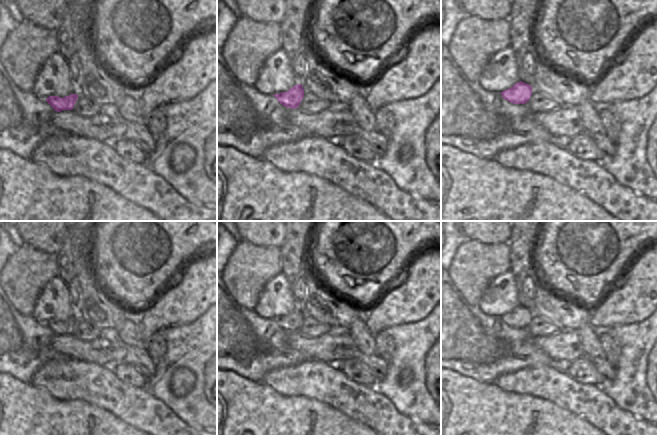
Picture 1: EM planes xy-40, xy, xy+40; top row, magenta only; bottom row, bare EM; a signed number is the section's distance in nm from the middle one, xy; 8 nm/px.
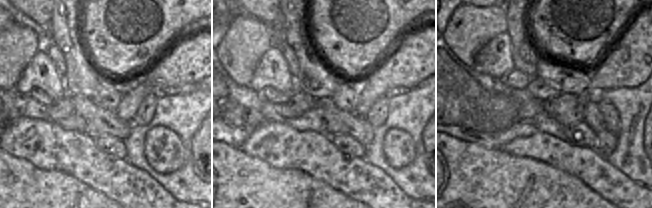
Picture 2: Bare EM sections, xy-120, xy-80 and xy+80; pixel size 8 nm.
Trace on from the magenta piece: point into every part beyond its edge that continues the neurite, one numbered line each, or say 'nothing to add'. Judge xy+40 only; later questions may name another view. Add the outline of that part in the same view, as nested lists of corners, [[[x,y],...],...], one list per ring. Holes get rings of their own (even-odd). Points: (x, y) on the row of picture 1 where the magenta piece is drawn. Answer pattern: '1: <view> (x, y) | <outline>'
nothing to add

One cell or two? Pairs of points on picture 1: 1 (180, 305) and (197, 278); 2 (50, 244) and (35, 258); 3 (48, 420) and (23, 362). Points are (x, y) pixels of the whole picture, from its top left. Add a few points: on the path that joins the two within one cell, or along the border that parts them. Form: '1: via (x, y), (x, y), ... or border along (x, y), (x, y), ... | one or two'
1: via (187, 298), (197, 288), (197, 285) | one
2: border along (24, 243), (35, 249), (55, 254) | two
3: border along (10, 375), (29, 383) | two

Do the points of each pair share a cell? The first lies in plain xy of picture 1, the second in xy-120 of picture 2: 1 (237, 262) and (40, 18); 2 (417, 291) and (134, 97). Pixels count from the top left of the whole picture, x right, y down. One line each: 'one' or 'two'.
1: two
2: one

